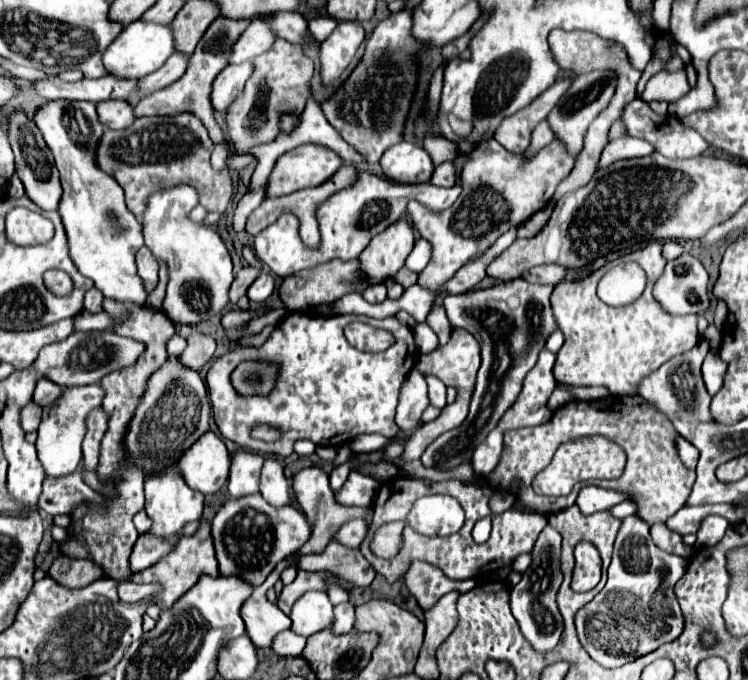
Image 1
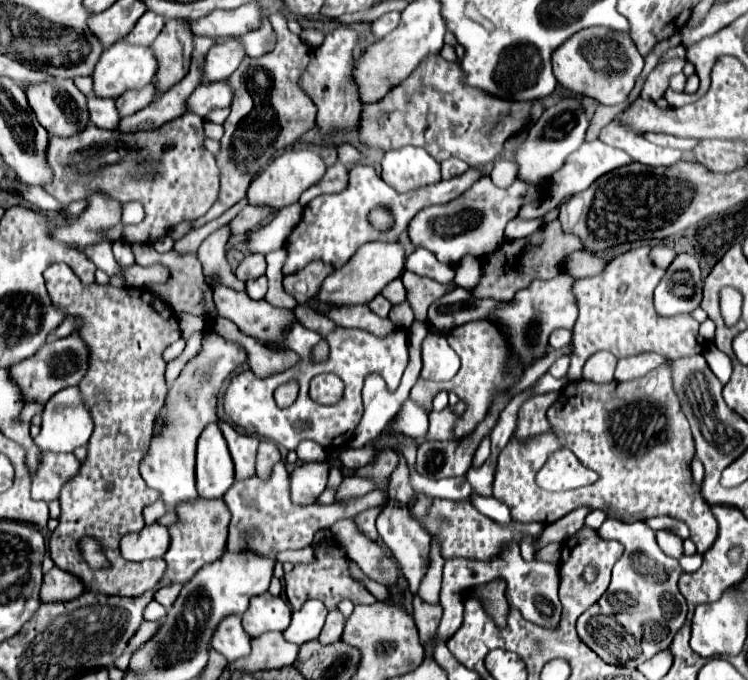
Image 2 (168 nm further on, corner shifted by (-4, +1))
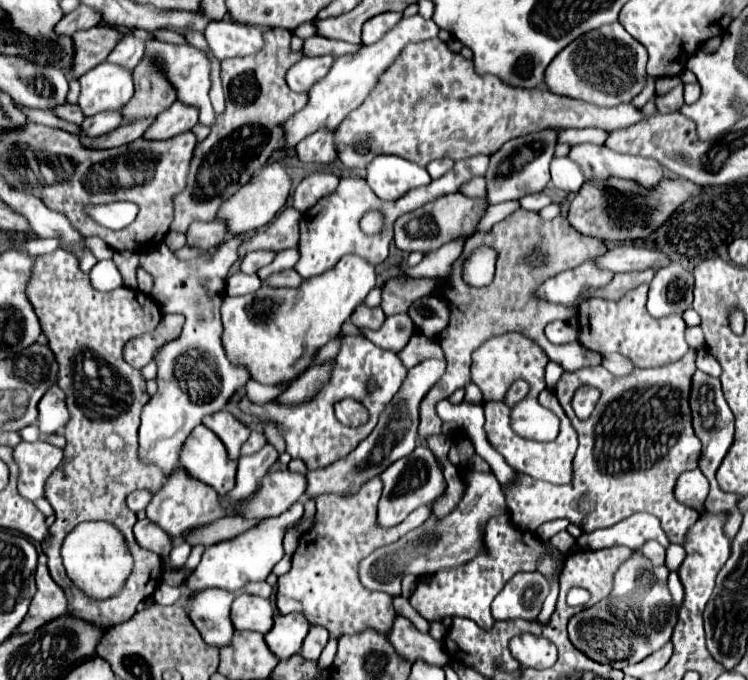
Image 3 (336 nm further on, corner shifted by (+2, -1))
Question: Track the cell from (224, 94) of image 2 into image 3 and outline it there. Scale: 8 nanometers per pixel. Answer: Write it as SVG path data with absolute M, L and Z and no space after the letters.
M175 101L167 111L163 111L159 117L155 117L155 121L149 125L149 129L145 131L143 137L155 139L155 141L173 139L179 133L193 129L193 125L197 123L197 115L199 115L199 111L193 111L193 107L185 107L183 103Z

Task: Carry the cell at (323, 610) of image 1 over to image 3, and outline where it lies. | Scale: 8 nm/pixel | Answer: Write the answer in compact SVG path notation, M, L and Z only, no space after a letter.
M289 613L289 615L275 615L273 617L273 629L265 635L265 643L273 655L277 655L279 661L289 659L291 655L297 655L301 649L301 643L309 631L309 623L301 613Z

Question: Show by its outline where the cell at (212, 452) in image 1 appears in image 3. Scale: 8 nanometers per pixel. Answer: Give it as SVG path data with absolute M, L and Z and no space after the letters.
M197 425L181 447L181 465L199 481L211 485L217 495L227 495L235 487L237 461L229 459L225 445L205 425Z

